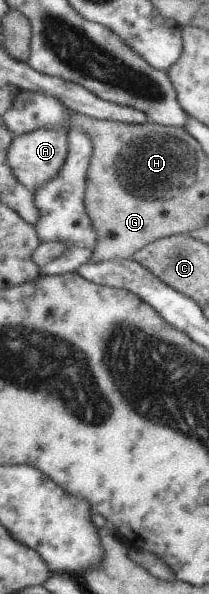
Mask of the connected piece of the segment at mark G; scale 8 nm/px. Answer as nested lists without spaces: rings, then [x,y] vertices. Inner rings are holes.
[[[81,112],[70,114],[70,126],[82,127],[90,136],[95,146],[95,156],[91,164],[90,188],[86,195],[91,217],[101,236],[99,248],[94,251],[92,260],[104,262],[104,260],[129,260],[134,258],[144,247],[151,245],[166,236],[166,216],[168,210],[162,210],[156,204],[150,204],[134,194],[130,194],[114,176],[116,172],[116,160],[124,152],[124,146],[138,138],[166,138],[170,132],[174,134],[188,134],[184,127],[172,127],[159,125],[148,121],[144,124],[128,124],[113,120],[96,120]]]

